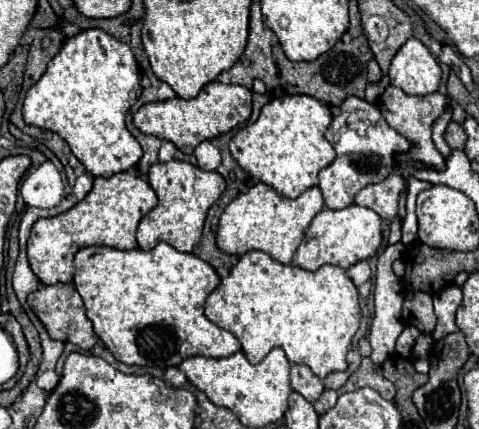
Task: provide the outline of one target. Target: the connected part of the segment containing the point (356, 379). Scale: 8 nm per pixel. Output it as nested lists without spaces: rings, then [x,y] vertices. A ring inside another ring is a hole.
[[[362,358],[360,368],[358,368],[358,370],[348,378],[348,382],[340,388],[340,394],[342,394],[342,392],[356,390],[356,388],[362,388],[362,386],[368,386],[368,388],[376,390],[382,398],[394,400],[394,394],[396,394],[394,384],[384,378],[382,368],[376,366],[370,358]]]

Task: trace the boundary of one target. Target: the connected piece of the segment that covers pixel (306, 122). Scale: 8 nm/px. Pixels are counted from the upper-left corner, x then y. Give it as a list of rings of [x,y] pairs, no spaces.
[[[312,96],[274,98],[262,108],[262,112],[260,112],[260,116],[258,116],[258,120],[254,124],[246,126],[244,130],[240,130],[230,140],[230,154],[250,176],[254,176],[260,182],[268,184],[280,196],[298,198],[304,190],[308,190],[312,186],[318,186],[318,172],[322,168],[326,168],[328,164],[332,164],[332,160],[336,158],[336,152],[334,152],[332,144],[324,136],[330,122],[332,122],[332,114],[330,114],[328,106],[324,102],[312,98]]]

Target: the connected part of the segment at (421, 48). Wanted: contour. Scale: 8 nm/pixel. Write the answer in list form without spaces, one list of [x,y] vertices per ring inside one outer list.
[[[410,38],[394,56],[388,70],[390,84],[412,96],[426,96],[438,90],[442,70],[434,54],[416,38]]]

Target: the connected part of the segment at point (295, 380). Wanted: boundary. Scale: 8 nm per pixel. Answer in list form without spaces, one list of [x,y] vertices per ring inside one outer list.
[[[292,364],[290,378],[292,378],[292,388],[298,394],[302,394],[308,402],[316,402],[324,392],[322,380],[306,364]]]

